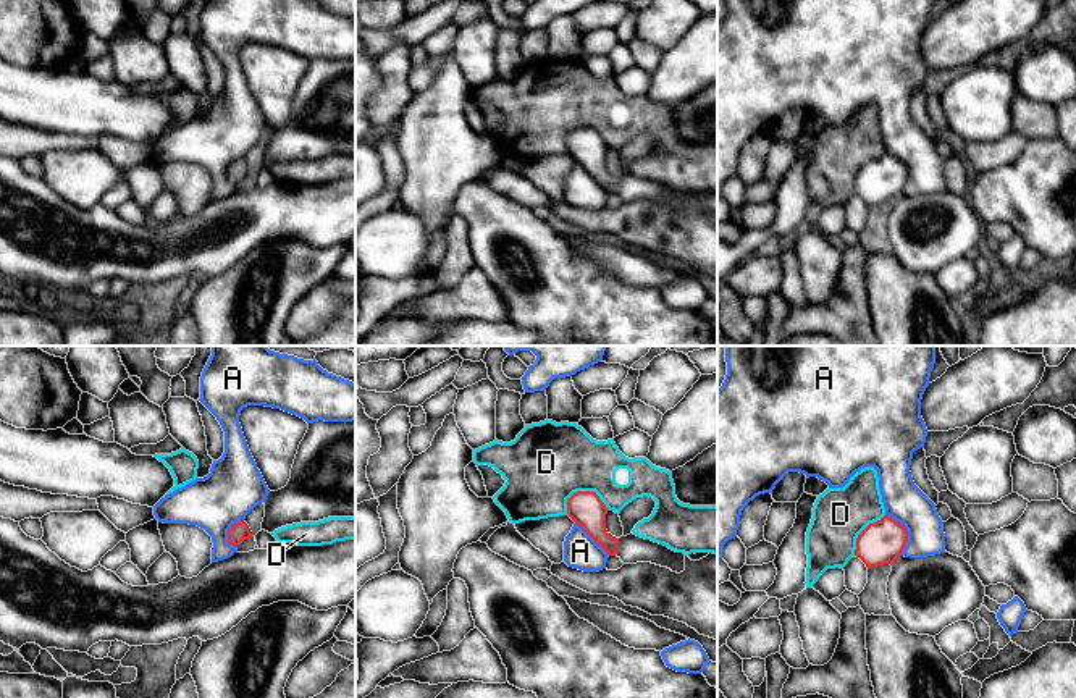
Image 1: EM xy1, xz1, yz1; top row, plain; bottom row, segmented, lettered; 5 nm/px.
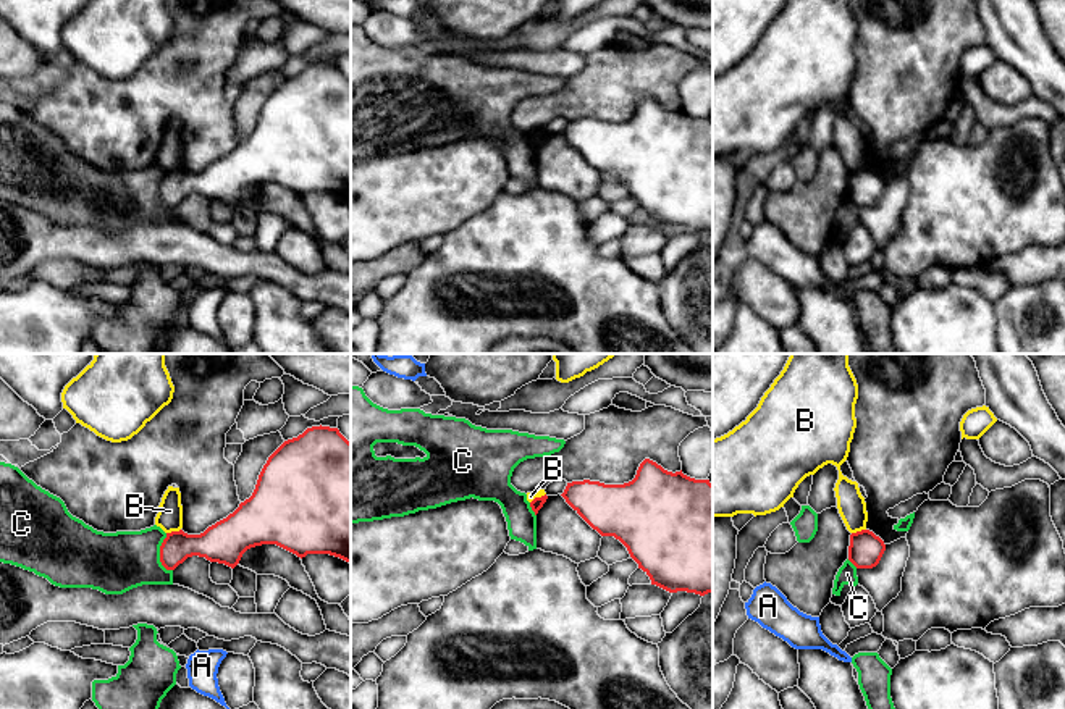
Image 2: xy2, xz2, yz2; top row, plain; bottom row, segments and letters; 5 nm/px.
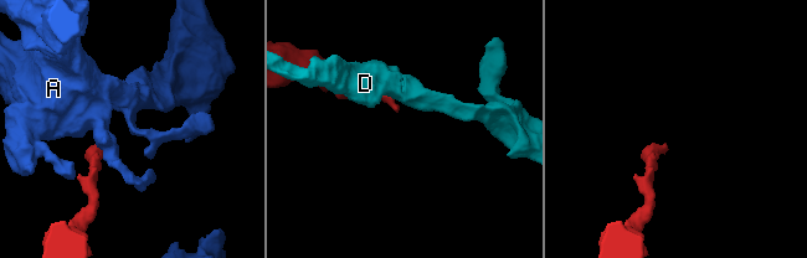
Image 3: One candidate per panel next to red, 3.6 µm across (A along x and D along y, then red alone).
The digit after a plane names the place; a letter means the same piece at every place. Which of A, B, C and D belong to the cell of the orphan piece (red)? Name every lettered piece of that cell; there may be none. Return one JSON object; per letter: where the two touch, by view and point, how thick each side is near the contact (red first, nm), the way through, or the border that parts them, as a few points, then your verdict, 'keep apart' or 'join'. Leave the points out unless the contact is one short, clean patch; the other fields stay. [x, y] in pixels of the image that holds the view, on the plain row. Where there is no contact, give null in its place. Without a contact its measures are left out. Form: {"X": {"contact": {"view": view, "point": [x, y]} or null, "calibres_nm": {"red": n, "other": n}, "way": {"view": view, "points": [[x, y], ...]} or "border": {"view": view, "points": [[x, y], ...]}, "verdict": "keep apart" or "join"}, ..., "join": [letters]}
{"A": {"contact": {"view": "yz1", "point": [907, 170]}, "calibres_nm": {"red": 220, "other": 200}, "border": {"view": "yz1", "points": [[886, 151], [907, 168], [907, 183], [902, 193]]}, "verdict": "keep apart"}, "B": {"contact": {"view": "xy2", "point": [173, 170]}, "calibres_nm": {"red": 200, "other": 130}, "border": {"view": "xy2", "points": [[180, 167], [167, 172]]}, "verdict": "keep apart"}, "C": {"contact": {"view": "xy2", "point": [160, 192]}, "calibres_nm": {"red": 150, "other": 300}, "verdict": "keep apart"}, "D": {"contact": {"view": "xz1", "point": [588, 130]}, "calibres_nm": {"red": 170, "other": 400}, "verdict": "keep apart"}, "join": []}

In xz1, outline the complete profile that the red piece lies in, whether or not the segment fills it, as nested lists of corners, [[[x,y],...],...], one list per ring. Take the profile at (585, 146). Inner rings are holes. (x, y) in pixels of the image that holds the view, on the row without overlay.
[[[577,129],[567,137],[567,153],[580,163],[609,194],[617,194],[624,202],[651,200],[661,205],[667,205],[672,210],[685,208],[685,192],[675,191],[664,183],[645,178],[633,171],[616,176],[606,168],[606,142],[595,129]]]

